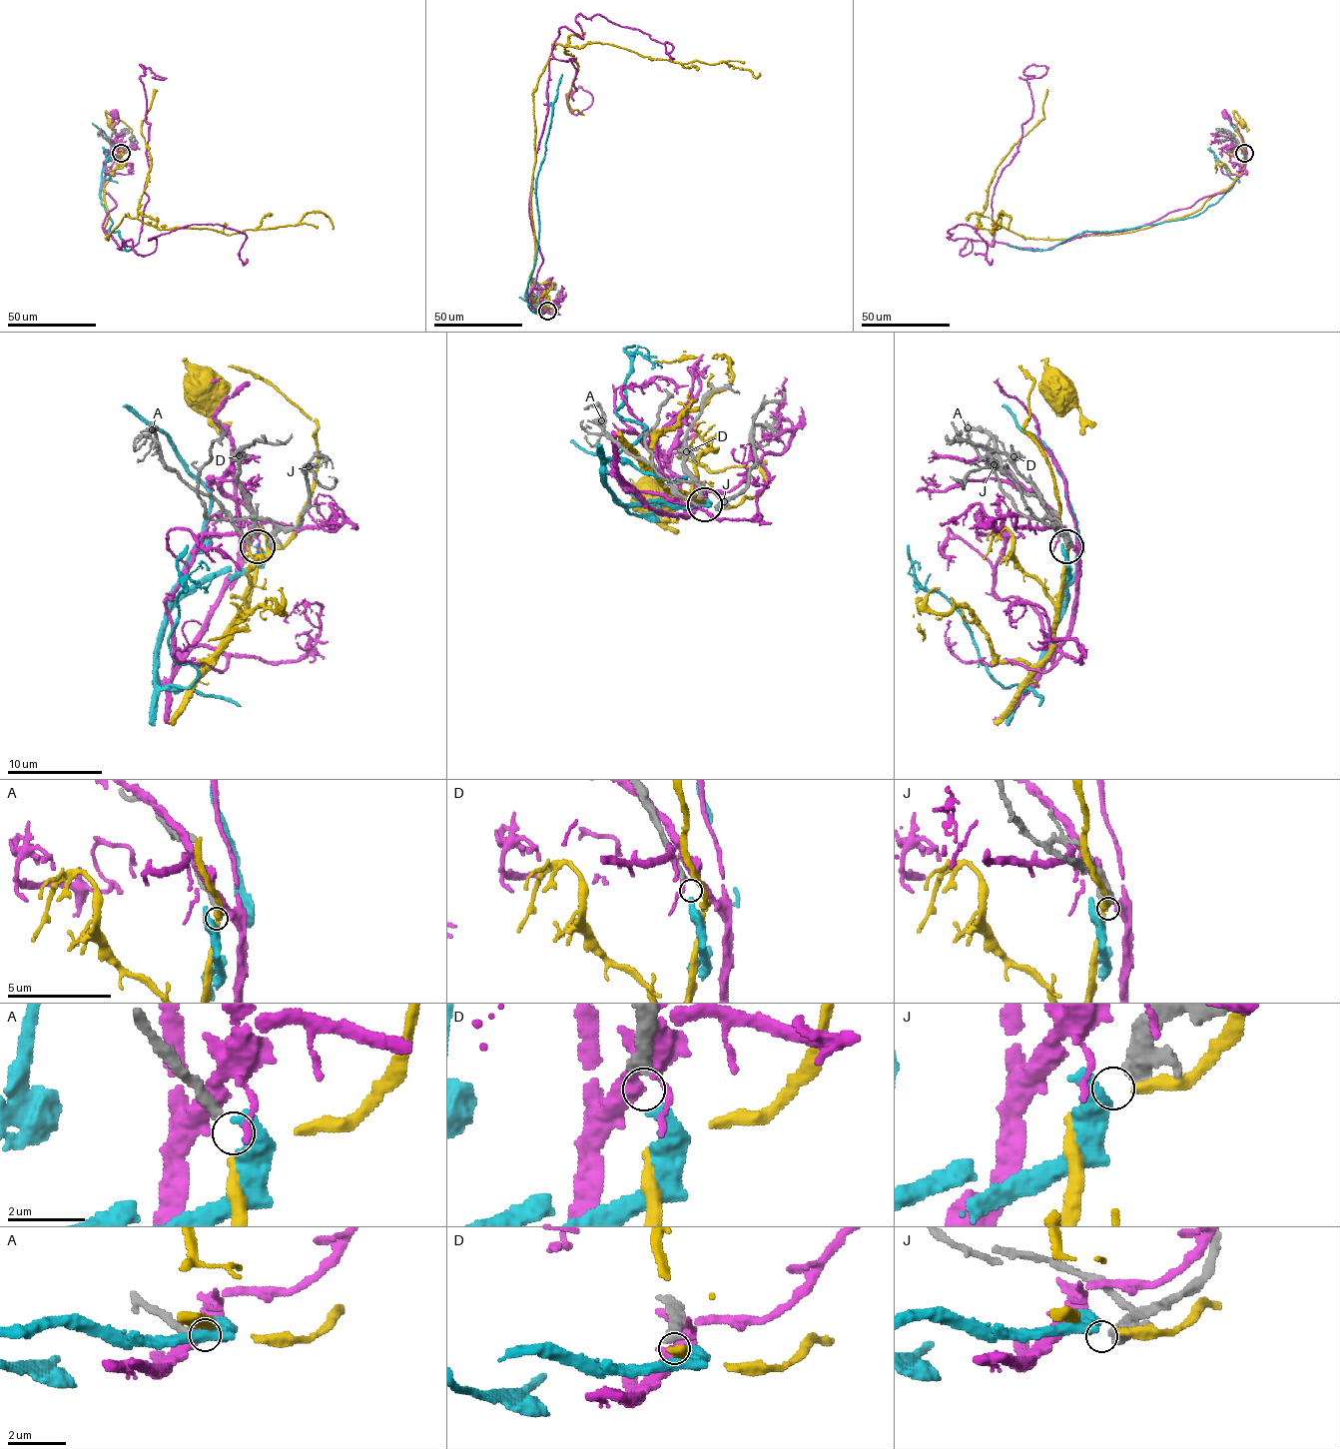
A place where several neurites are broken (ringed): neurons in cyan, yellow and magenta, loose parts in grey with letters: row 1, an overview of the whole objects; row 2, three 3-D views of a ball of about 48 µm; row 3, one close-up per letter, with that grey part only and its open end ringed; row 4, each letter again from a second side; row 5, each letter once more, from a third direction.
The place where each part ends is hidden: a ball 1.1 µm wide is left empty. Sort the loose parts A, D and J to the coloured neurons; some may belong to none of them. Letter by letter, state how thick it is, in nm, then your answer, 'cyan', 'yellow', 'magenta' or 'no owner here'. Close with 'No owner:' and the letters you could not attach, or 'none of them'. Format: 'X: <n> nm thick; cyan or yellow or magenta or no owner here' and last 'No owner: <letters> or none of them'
A: 280 nm thick; yellow
D: 360 nm thick; cyan
J: 400 nm thick; no owner here
No owner: J

